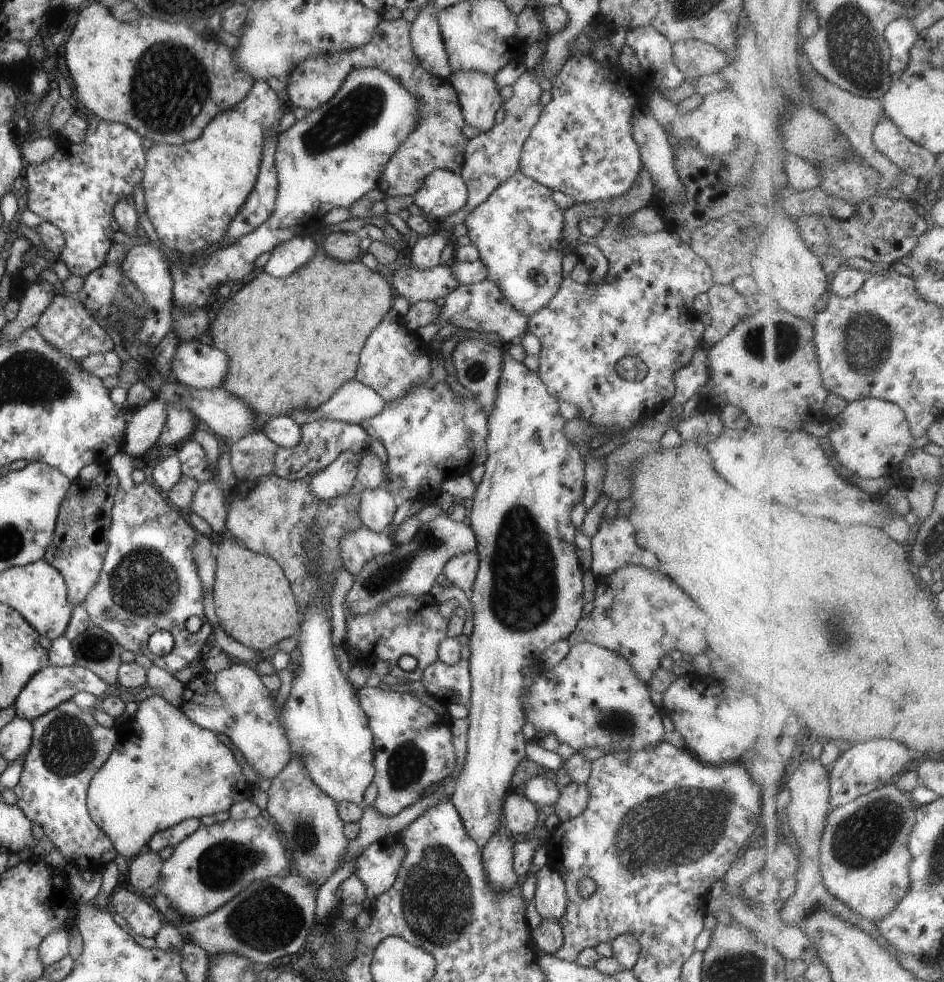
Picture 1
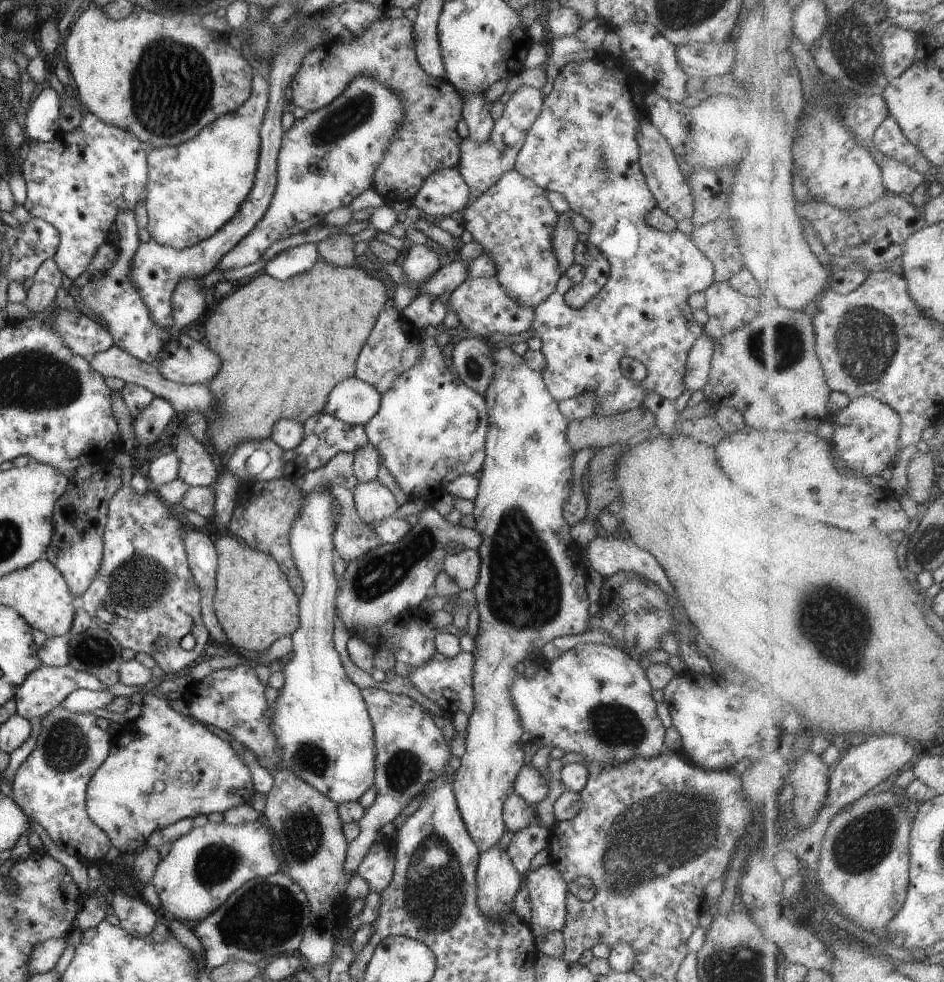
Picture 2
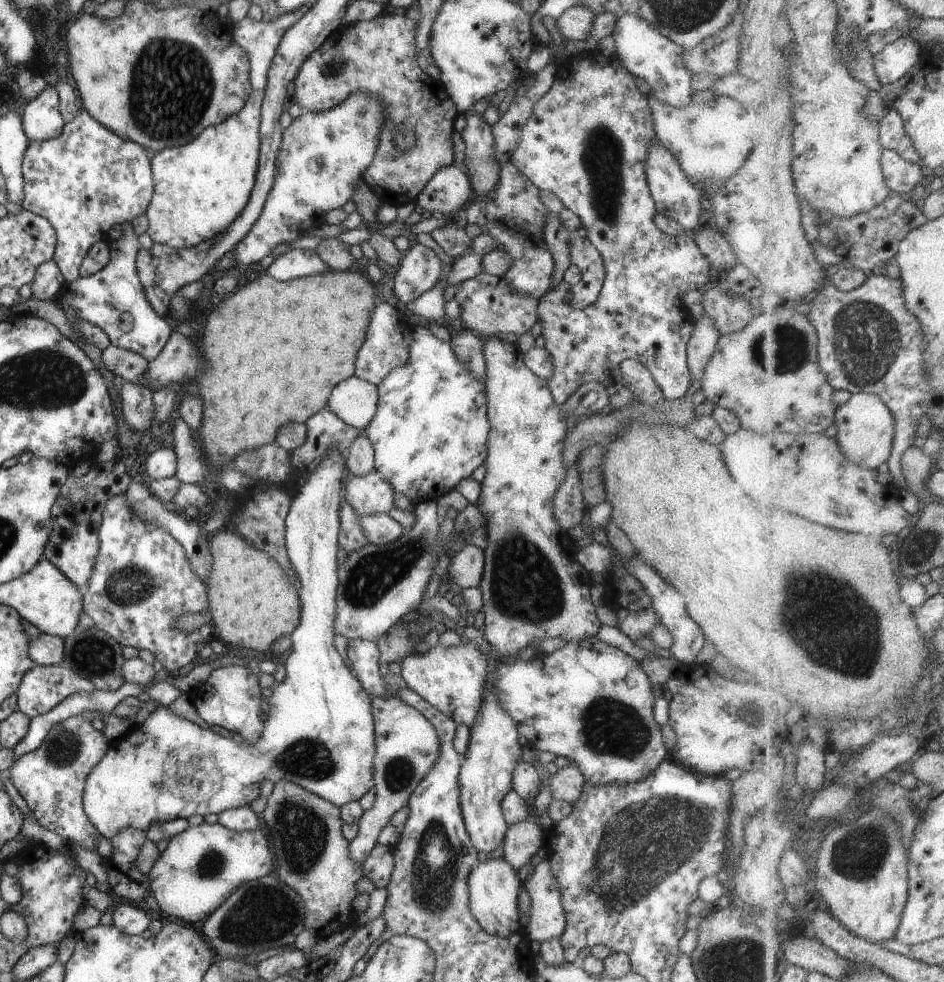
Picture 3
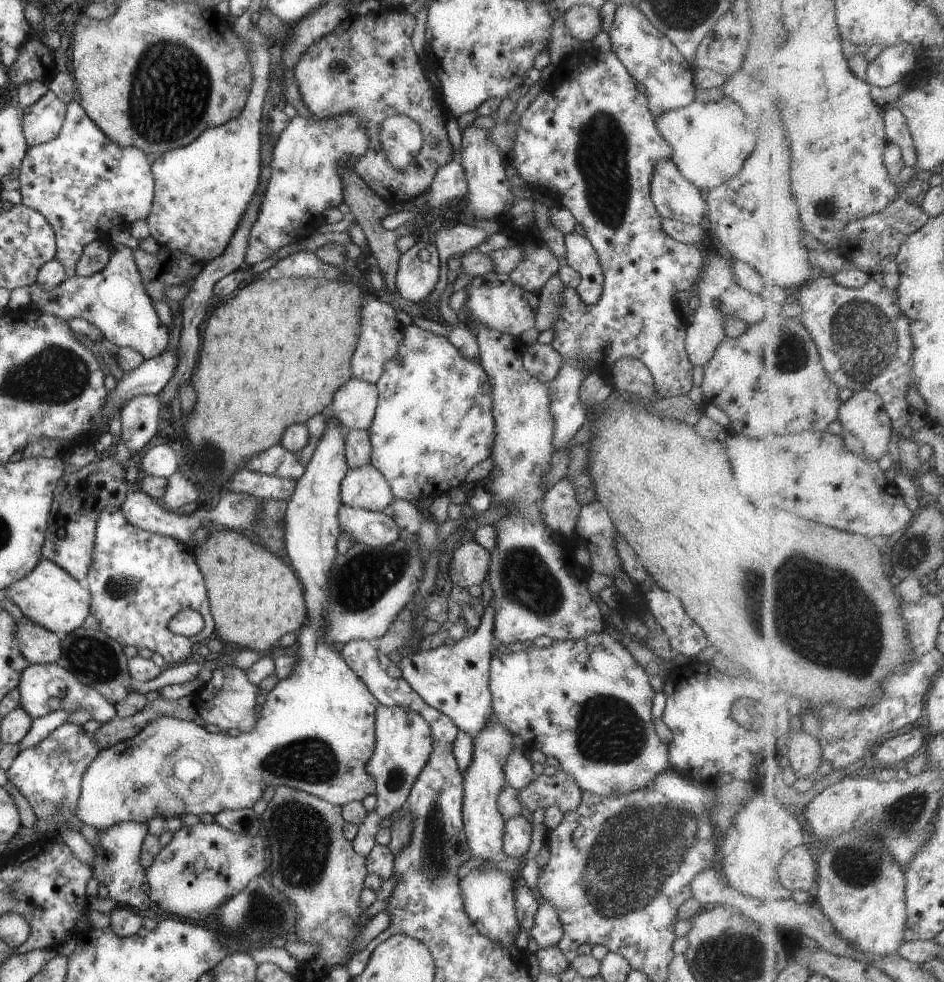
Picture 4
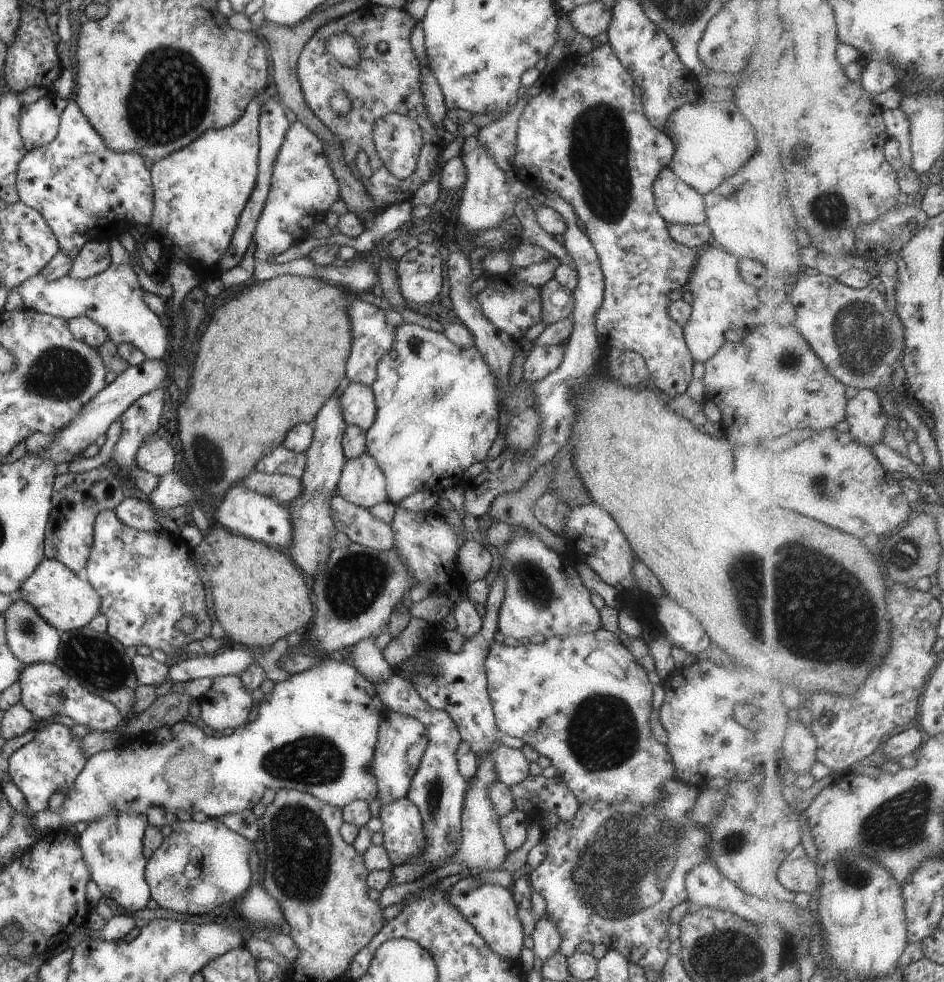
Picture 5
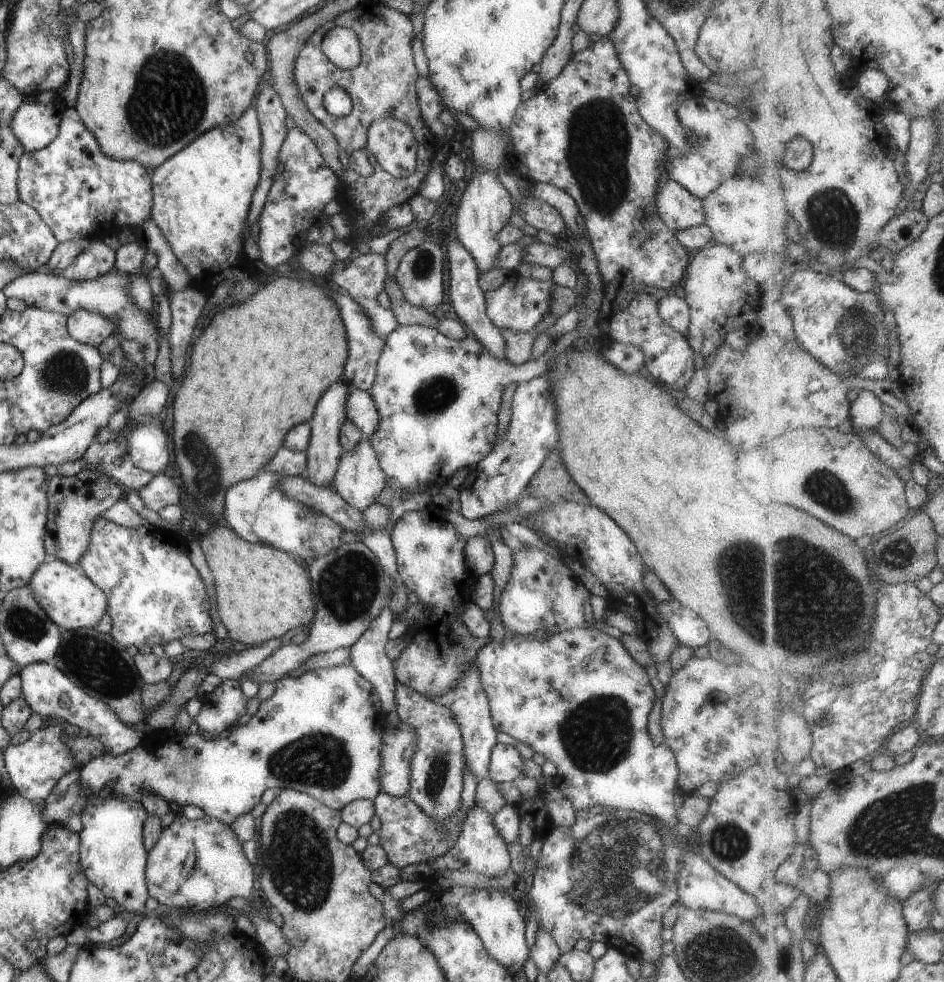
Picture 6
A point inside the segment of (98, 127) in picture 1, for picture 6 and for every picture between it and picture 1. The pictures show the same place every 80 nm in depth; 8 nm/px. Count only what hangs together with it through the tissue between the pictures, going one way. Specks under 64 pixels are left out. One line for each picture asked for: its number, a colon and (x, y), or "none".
2: (77, 182)
3: (86, 179)
4: (83, 184)
5: (83, 189)
6: (74, 187)

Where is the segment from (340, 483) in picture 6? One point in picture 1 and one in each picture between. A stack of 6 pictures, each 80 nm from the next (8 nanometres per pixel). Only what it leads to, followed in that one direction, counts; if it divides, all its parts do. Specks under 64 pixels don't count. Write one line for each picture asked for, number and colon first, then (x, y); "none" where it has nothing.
1: (376, 507)
2: (373, 501)
3: (369, 494)
4: (364, 488)
5: (360, 482)

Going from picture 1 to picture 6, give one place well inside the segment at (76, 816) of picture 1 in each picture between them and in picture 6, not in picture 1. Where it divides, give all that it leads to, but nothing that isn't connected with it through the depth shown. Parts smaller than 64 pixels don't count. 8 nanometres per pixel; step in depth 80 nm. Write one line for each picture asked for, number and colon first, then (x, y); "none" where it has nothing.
2: (49, 786)
3: (50, 778)
4: (47, 775)
5: (50, 761)
6: (34, 766)

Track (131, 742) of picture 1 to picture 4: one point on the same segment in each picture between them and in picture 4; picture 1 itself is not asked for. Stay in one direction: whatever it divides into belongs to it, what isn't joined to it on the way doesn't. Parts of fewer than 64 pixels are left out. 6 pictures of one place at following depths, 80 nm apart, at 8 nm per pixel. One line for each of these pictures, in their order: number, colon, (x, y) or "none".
2: (170, 767)
3: (318, 733)
4: (316, 732)

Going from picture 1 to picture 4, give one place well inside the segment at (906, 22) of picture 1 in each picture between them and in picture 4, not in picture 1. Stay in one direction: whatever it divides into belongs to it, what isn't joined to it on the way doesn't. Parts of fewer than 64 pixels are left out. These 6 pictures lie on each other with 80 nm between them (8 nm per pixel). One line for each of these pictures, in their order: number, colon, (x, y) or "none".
2: (900, 47)
3: (896, 59)
4: (894, 63)

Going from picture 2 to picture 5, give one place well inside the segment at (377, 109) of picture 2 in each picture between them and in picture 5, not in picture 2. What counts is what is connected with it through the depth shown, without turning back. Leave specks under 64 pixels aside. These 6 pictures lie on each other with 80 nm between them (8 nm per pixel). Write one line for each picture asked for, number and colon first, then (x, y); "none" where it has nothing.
3: (321, 156)
4: (304, 180)
5: (301, 184)

